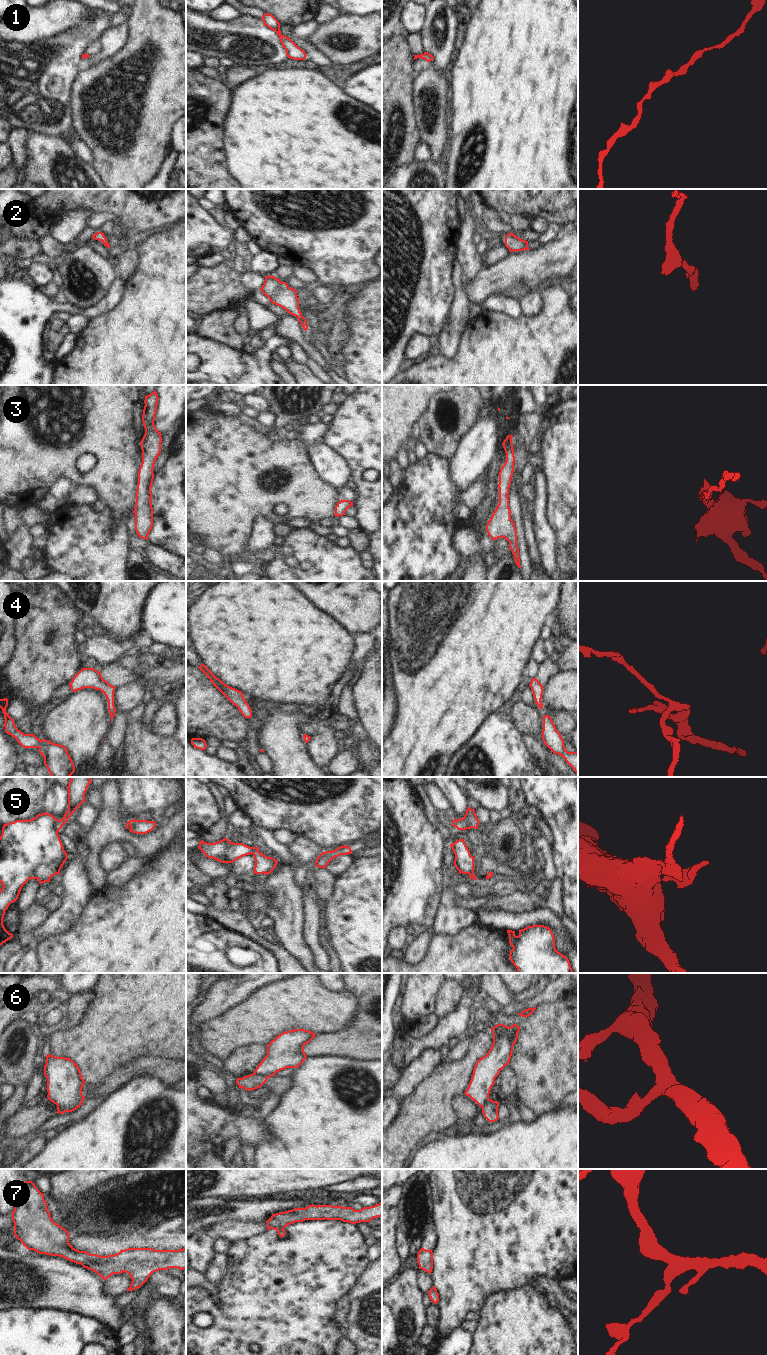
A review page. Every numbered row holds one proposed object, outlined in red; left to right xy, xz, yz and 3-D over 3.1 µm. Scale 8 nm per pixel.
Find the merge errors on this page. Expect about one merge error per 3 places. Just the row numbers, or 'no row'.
5, 6.

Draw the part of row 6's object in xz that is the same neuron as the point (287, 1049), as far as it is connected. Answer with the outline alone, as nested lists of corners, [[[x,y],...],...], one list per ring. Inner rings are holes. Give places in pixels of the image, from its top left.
[[[294,1029],[276,1036],[267,1045],[267,1055],[254,1073],[270,1078],[280,1070],[298,1068],[307,1057],[304,1046],[315,1036],[315,1033],[304,1029]]]

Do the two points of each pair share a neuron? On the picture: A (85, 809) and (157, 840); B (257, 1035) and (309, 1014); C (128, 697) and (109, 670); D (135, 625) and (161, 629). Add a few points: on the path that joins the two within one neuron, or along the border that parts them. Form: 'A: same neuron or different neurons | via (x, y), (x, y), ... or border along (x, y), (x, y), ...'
A: different neurons | border along (98, 809), (92, 825), (87, 830)
B: same neuron | via (270, 1022), (277, 1015), (296, 1014)
C: different neurons | border along (136, 679), (120, 683), (116, 687)
D: different neurons | border along (146, 603), (143, 619), (144, 632)

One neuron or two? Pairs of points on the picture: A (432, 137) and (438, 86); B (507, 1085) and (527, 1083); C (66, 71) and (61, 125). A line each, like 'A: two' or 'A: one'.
A: one
B: two
C: one

